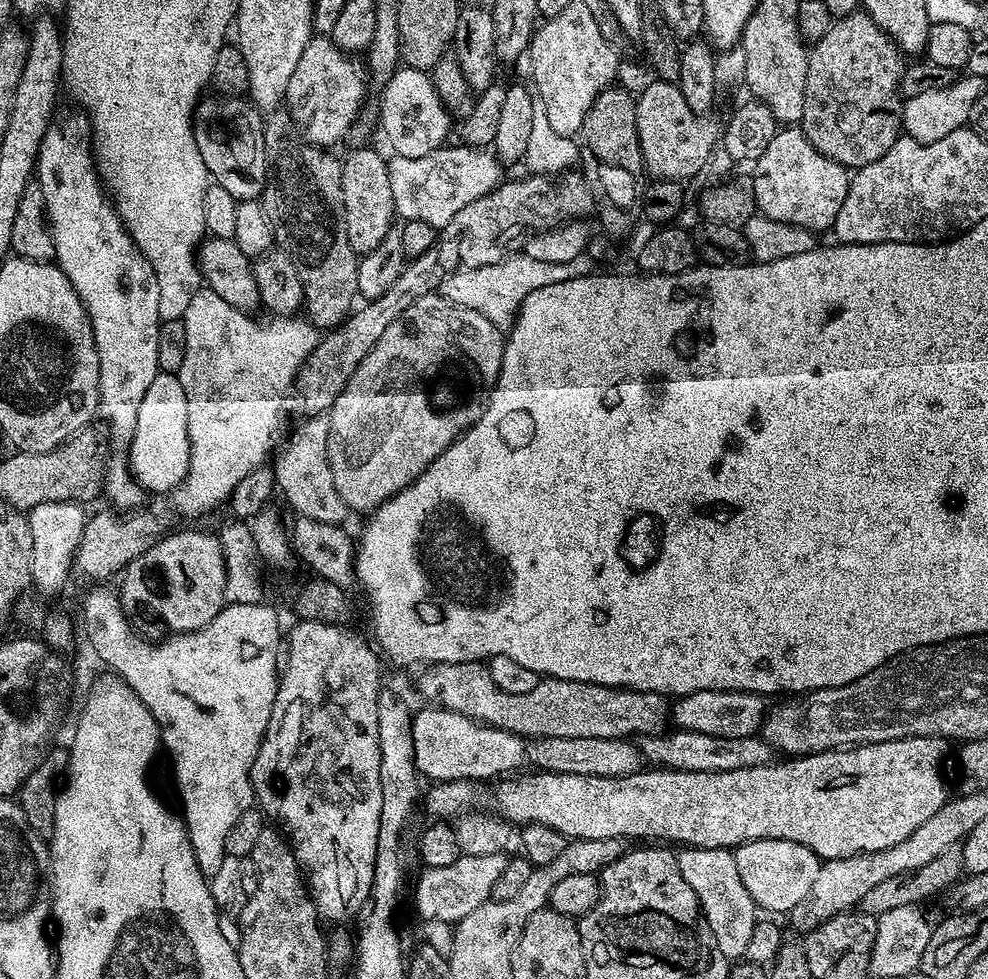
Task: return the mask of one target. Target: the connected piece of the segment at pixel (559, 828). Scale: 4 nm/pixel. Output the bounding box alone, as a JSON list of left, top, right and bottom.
[495,736,950,861]

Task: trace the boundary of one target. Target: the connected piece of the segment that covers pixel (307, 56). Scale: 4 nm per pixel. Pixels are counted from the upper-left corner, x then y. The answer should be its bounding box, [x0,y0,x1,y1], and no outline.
[284,34,369,146]

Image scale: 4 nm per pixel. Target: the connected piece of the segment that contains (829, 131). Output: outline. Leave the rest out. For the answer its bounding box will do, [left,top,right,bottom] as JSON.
[799,10,905,170]

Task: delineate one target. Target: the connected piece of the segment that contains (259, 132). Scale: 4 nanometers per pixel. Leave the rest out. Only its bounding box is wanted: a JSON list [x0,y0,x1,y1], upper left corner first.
[192,94,268,200]

